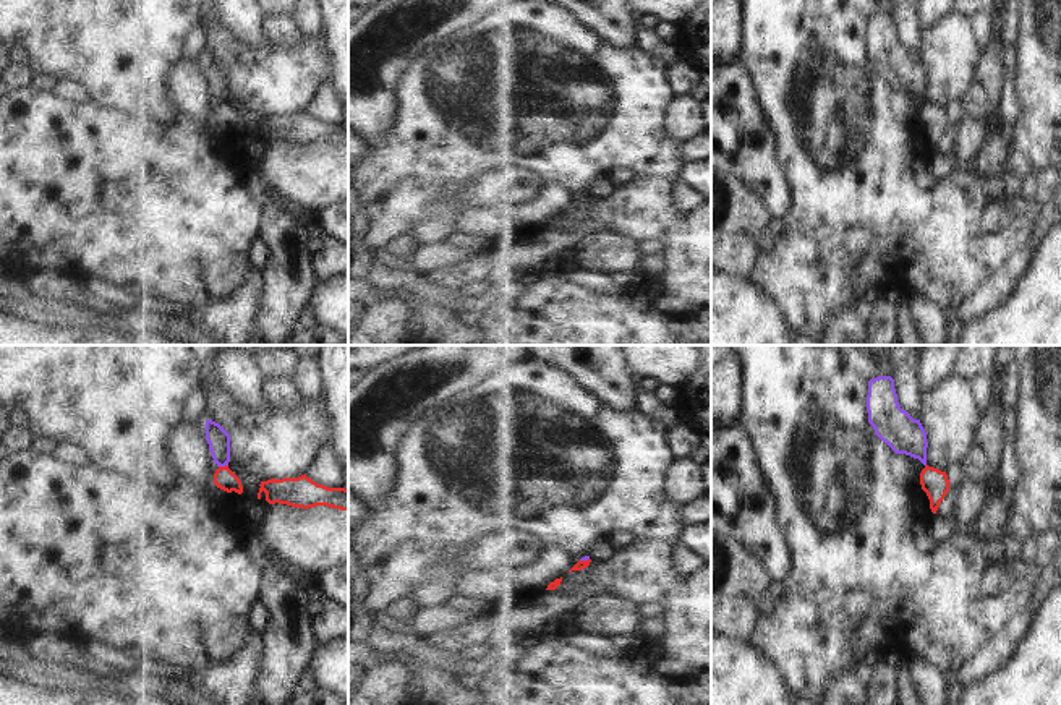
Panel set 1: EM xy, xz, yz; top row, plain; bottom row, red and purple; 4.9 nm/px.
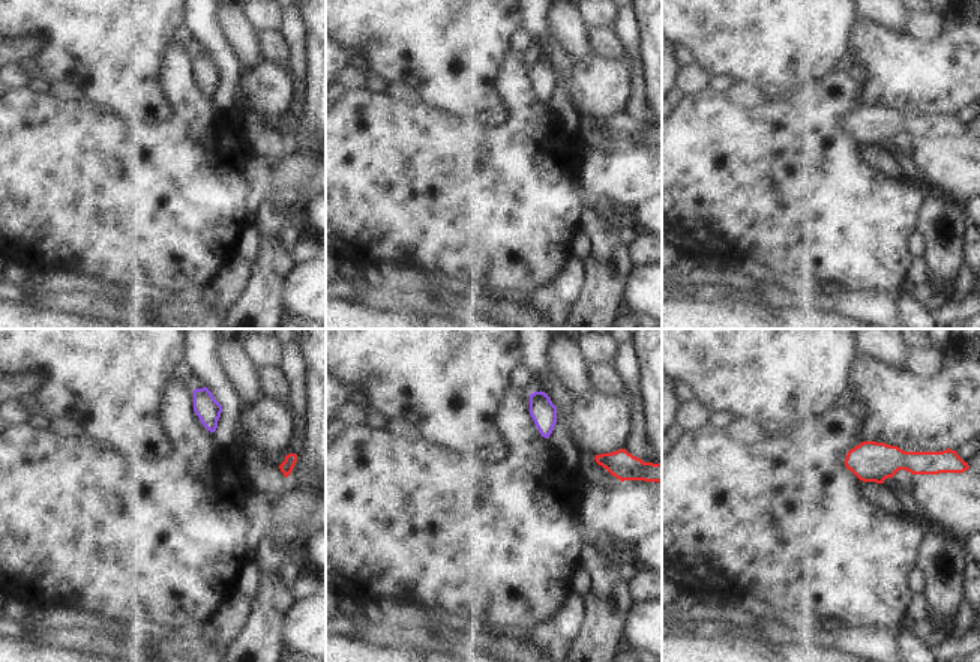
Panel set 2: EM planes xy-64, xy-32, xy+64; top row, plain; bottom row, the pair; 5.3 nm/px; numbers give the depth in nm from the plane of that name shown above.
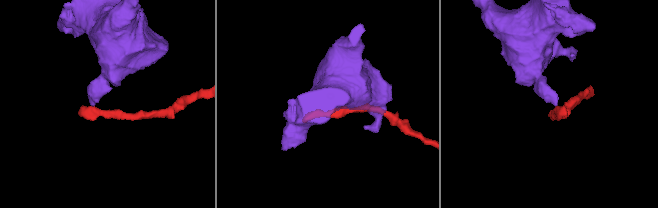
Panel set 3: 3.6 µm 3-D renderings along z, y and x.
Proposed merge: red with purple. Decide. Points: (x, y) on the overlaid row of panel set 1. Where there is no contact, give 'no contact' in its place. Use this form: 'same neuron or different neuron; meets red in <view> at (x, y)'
different neuron; meets red in xy at (222, 467)

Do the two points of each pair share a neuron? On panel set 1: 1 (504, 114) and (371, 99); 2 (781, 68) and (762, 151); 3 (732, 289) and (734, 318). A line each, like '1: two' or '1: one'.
1: two
2: two
3: one

